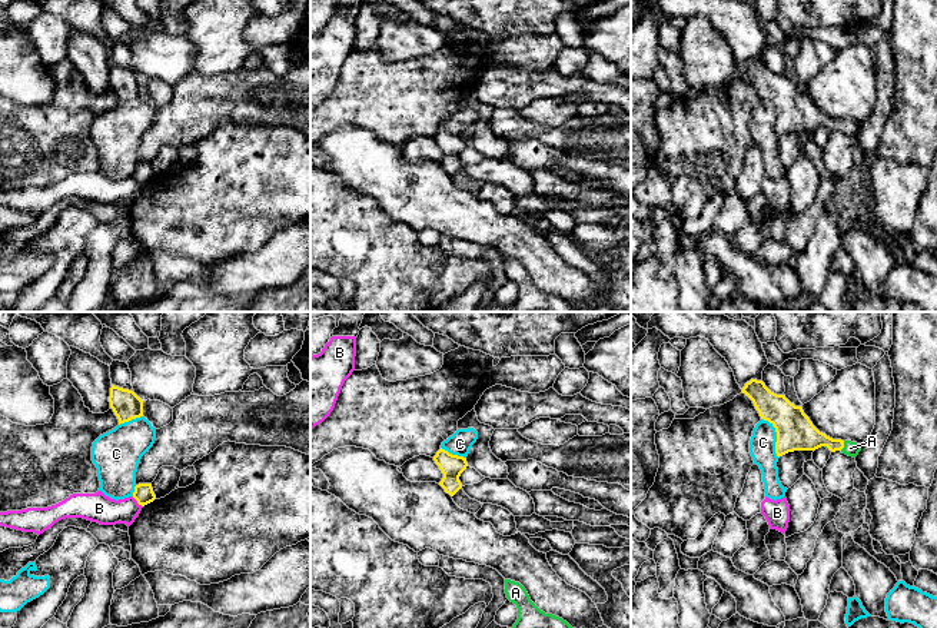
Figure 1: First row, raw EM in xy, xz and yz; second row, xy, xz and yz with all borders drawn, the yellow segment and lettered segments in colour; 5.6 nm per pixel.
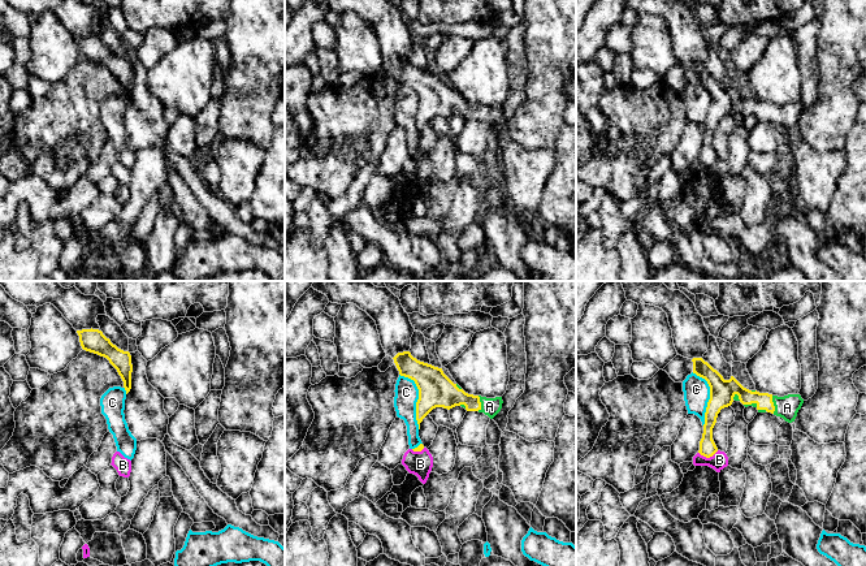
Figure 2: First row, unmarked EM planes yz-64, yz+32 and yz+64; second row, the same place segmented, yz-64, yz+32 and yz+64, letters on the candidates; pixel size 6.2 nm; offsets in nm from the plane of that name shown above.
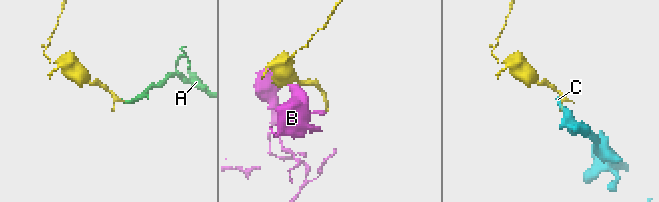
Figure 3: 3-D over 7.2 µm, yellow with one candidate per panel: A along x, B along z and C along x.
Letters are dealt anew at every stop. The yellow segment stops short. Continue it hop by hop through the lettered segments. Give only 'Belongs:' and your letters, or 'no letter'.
Belongs: A

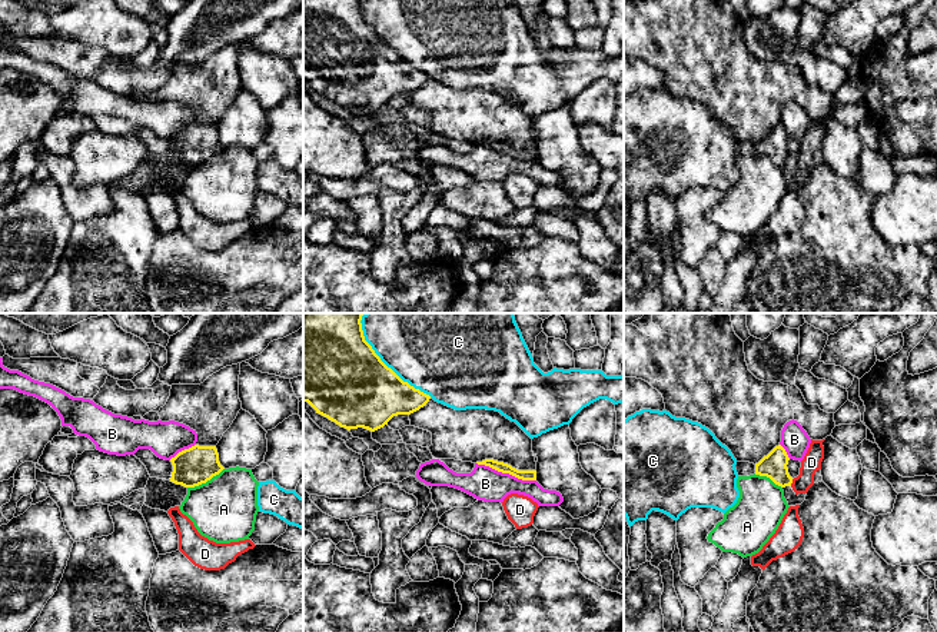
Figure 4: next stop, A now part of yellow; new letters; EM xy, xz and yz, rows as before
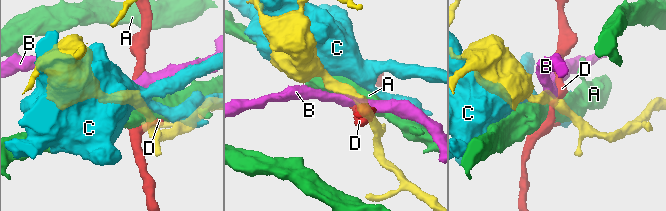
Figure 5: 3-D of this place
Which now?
Belongs: no letter

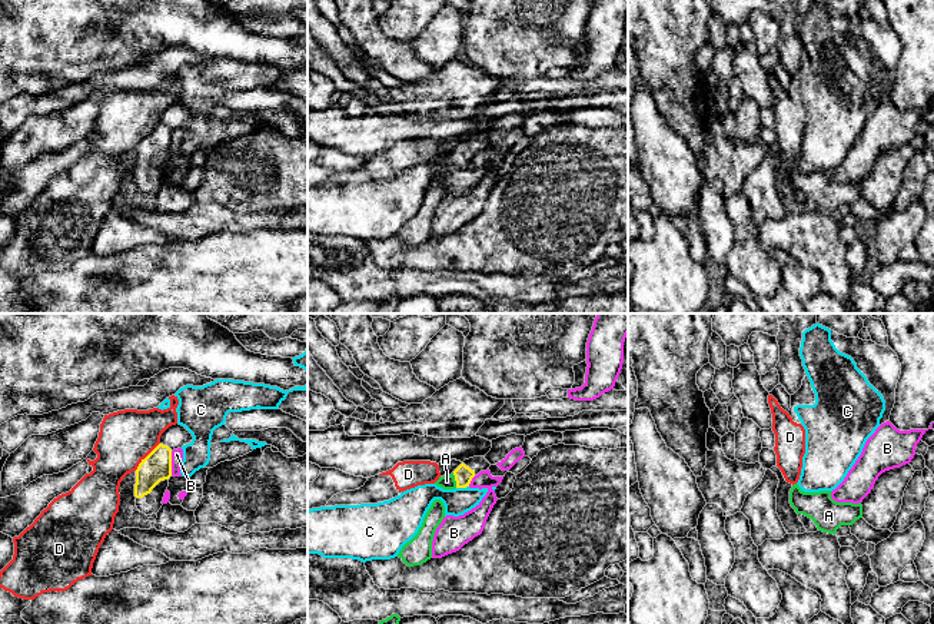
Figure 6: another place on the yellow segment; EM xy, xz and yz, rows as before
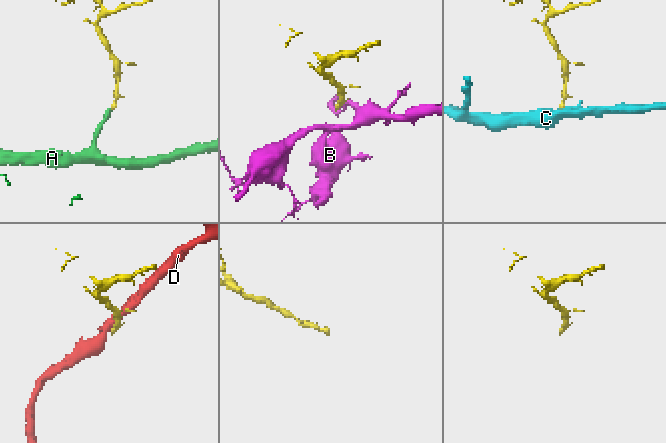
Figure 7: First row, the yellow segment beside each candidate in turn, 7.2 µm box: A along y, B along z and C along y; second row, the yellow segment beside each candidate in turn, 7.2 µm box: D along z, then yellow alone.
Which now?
Belongs: A

